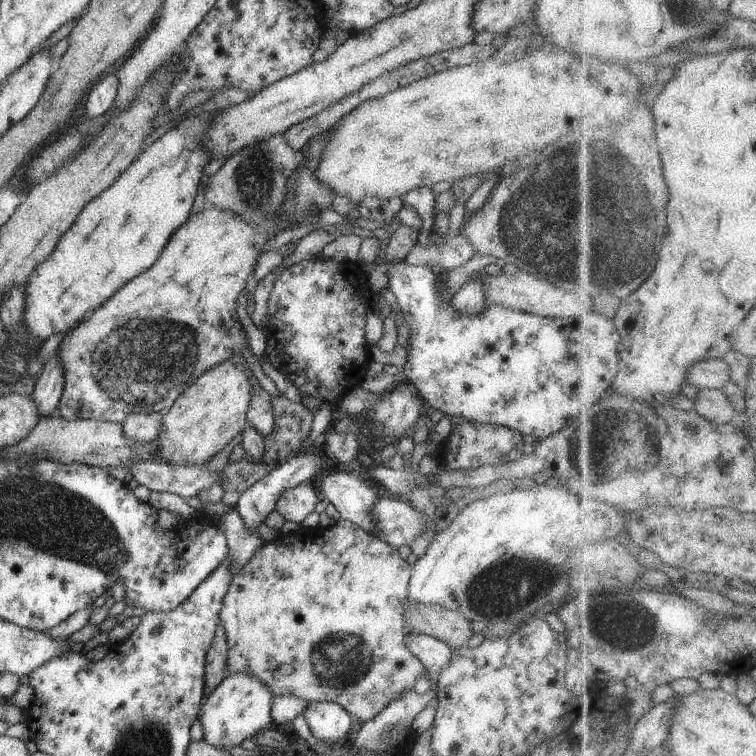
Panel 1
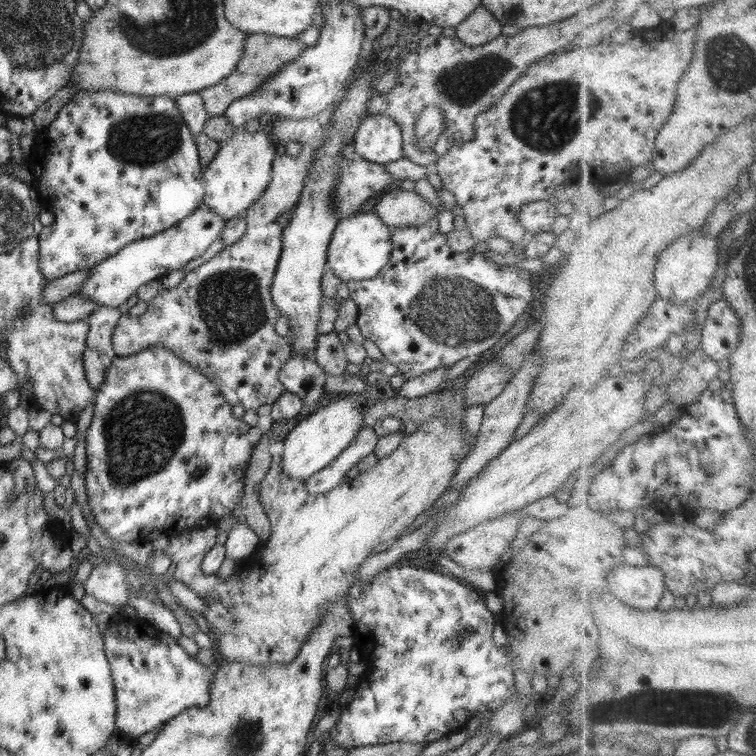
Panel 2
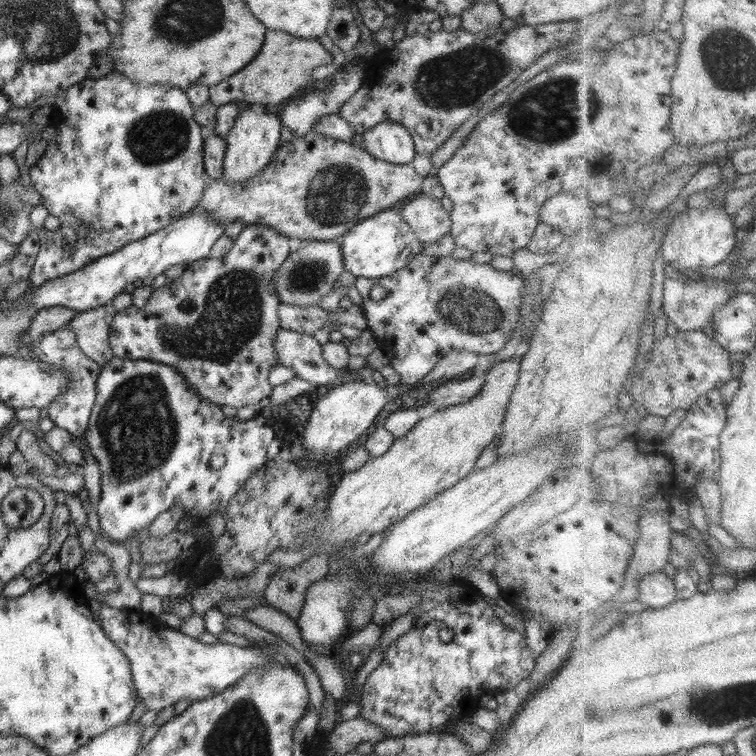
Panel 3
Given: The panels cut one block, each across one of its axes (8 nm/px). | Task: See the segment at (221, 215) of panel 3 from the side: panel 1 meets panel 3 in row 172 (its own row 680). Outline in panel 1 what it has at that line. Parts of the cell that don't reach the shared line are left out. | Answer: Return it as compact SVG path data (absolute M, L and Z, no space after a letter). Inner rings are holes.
M342 518L329 527L317 526L291 533L280 533L275 540L264 542L260 548L257 548L252 558L234 574L230 588L223 598L219 622L224 626L227 636L228 652L224 667L225 676L240 672L250 673L263 682L273 695L294 695L309 703L332 701L345 708L354 718L362 720L362 723L372 720L393 700L411 691L420 677L428 676L424 663L416 658L405 645L408 631L404 626L403 614L405 613L404 603L409 598L408 587L411 574L411 565L400 557L397 548L386 544L376 534L358 528Z

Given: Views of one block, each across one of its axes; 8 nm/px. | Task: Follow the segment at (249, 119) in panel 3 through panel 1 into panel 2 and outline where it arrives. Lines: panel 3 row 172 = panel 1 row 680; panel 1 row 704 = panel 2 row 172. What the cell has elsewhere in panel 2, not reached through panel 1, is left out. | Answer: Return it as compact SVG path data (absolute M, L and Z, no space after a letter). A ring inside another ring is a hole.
M238 128L226 144L220 145L214 160L201 169L205 182L202 204L220 214L224 221L243 216L268 188L272 163L277 156L275 148L267 128L259 129L256 133Z

